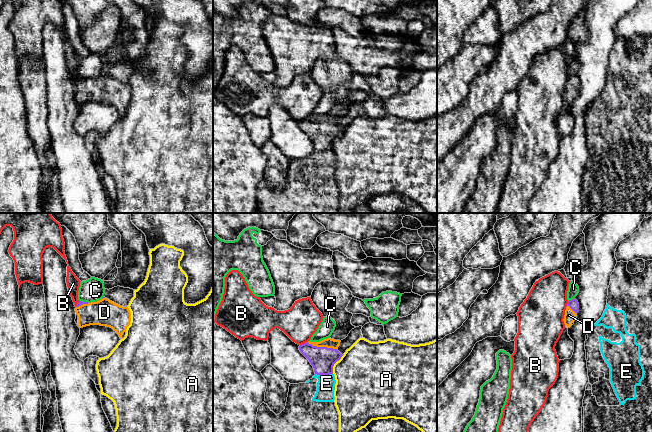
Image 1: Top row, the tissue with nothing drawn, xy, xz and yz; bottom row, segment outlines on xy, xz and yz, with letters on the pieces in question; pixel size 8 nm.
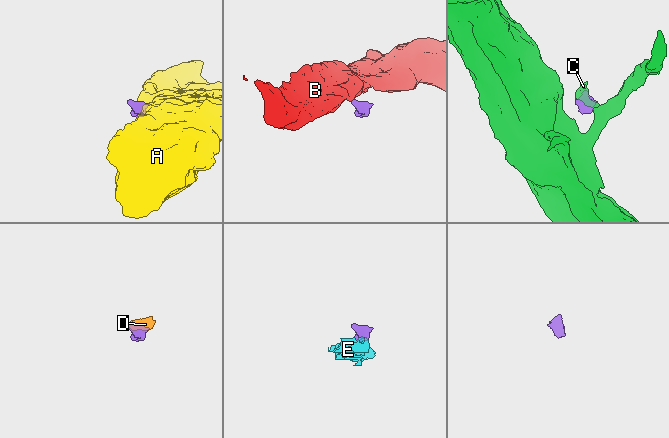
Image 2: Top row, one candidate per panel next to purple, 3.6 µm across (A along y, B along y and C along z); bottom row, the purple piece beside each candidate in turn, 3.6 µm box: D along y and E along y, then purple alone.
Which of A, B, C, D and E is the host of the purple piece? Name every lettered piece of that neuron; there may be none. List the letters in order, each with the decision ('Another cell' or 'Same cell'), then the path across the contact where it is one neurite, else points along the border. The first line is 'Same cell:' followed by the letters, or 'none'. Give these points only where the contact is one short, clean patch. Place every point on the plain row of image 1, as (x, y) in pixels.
Same cell: D, E
A: Another cell. Boundary: xz (343, 131), (334, 140), (332, 149)
B: Another cell. Boundary: xz (307, 117), (300, 121)
C: Another cell. Boundary: yz (574, 74), (568, 77)
D: Same cell. Path across: xz (322, 135), (322, 123), (329, 119)
E: Same cell

